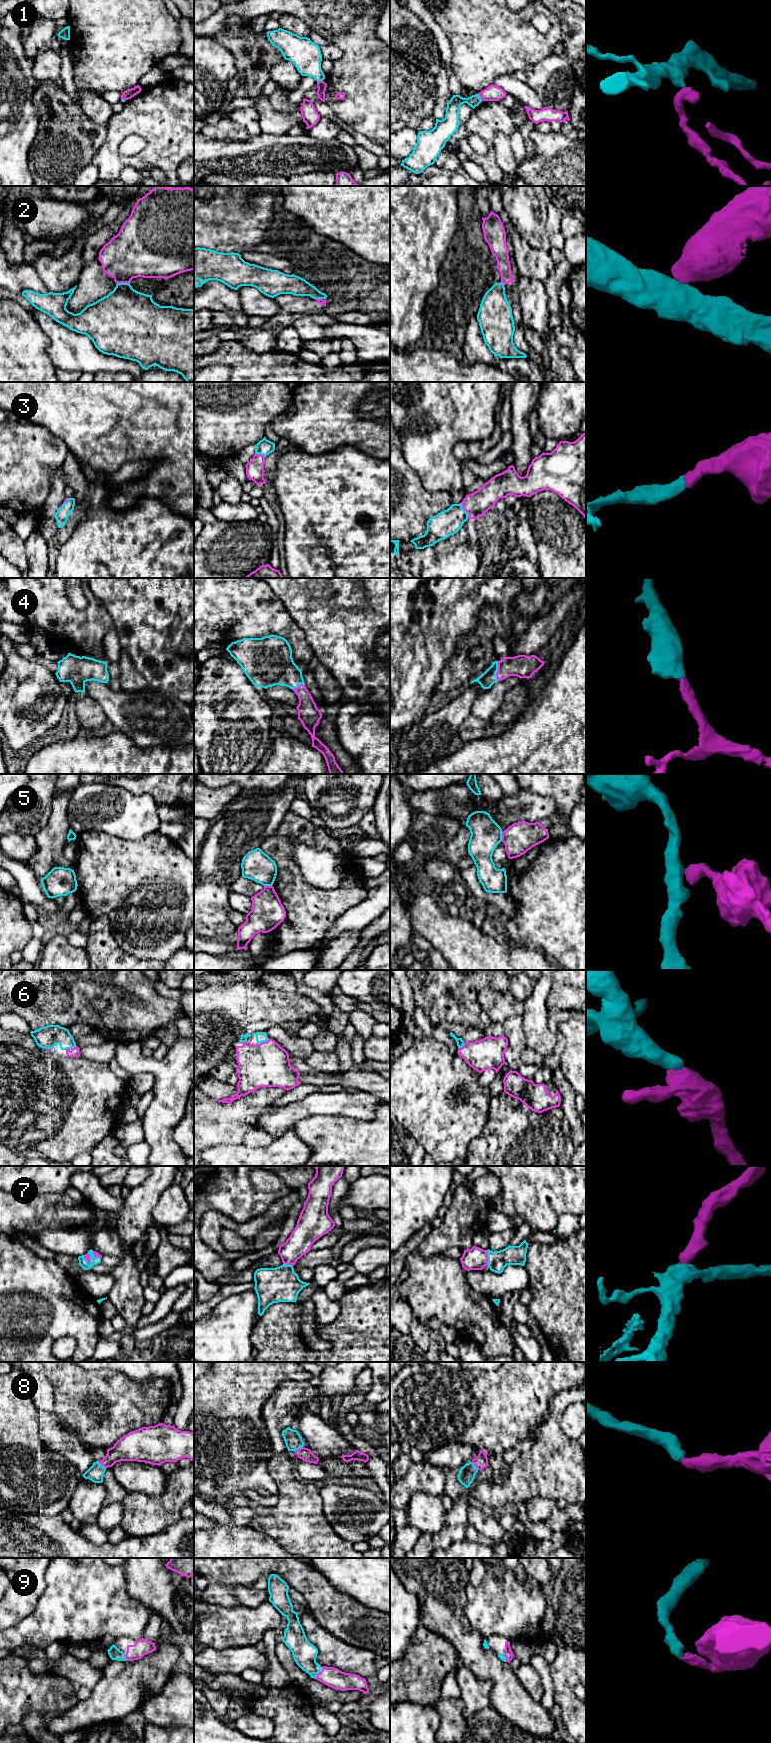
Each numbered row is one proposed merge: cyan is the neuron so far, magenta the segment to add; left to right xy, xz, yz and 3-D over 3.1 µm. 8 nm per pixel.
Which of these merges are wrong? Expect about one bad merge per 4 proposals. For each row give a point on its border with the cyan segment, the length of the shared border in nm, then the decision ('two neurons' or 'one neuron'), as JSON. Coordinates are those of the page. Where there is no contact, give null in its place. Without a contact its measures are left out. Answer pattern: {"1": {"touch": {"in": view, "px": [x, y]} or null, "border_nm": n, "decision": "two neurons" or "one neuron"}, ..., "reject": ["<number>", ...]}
{"1": {"touch": {"in": "yz", "px": [479, 97]}, "border_nm": 70, "decision": "two neurons"}, "2": {"touch": {"in": "xy", "px": [123, 283]}, "border_nm": 100, "decision": "two neurons"}, "3": {"touch": {"in": "yz", "px": [465, 511]}, "border_nm": 140, "decision": "one neuron"}, "4": {"touch": {"in": "yz", "px": [497, 670]}, "border_nm": 160, "decision": "one neuron"}, "5": {"touch": {"in": "yz", "px": [501, 836]}, "border_nm": 80, "decision": "two neurons"}, "6": {"touch": {"in": "xy", "px": [70, 1048]}, "border_nm": 100, "decision": "one neuron"}, "7": {"touch": {"in": "yz", "px": [488, 1258]}, "border_nm": 130, "decision": "one neuron"}, "8": {"touch": {"in": "xz", "px": [298, 1448]}, "border_nm": 90, "decision": "one neuron"}, "9": {"touch": {"in": "xz", "px": [317, 1673]}, "border_nm": 90, "decision": "one neuron"}, "reject": ["1", "2", "5"]}

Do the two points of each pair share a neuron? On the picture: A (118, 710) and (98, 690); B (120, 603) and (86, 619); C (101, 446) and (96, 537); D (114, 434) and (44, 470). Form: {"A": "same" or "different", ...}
{"A": "same", "B": "different", "C": "different", "D": "different"}

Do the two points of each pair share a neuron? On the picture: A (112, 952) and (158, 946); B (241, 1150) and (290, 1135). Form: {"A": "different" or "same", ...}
{"A": "different", "B": "same"}

